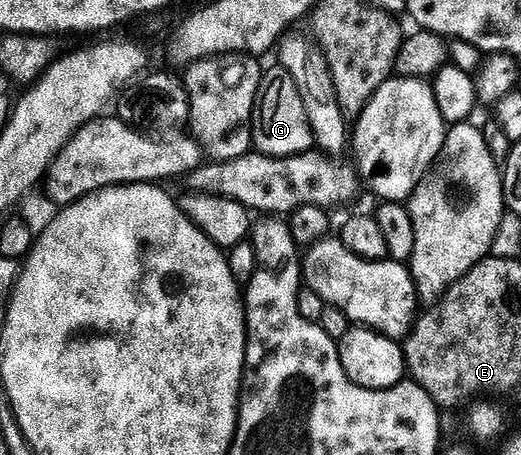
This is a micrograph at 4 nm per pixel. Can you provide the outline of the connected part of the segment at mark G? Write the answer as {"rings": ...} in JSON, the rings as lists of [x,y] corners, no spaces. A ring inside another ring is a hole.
{"rings":[[[280,65],[266,70],[261,76],[257,108],[253,111],[253,147],[262,155],[286,159],[314,150],[313,130],[307,117],[305,97],[291,73]]]}

